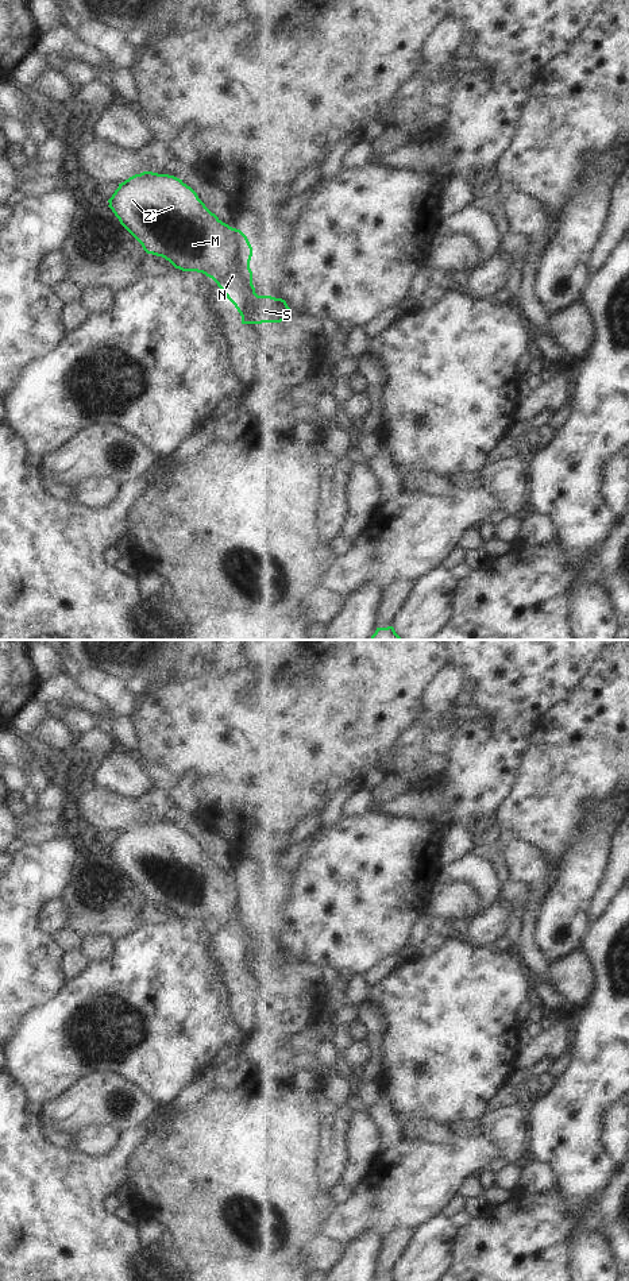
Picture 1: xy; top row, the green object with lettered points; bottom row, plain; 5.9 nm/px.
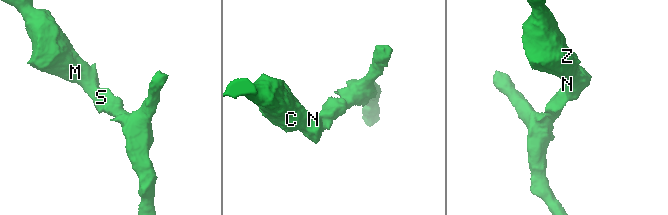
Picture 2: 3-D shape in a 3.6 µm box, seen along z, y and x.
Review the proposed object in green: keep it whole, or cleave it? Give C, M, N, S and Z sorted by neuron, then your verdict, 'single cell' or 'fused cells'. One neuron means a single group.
groups C M N S Z; single cell

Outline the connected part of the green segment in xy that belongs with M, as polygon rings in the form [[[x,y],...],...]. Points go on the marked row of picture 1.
[[[143,171],[119,184],[108,202],[120,224],[147,254],[162,256],[182,271],[212,278],[240,313],[242,324],[281,323],[288,312],[292,313],[285,300],[255,293],[250,269],[252,247],[247,236],[223,223],[182,180]]]

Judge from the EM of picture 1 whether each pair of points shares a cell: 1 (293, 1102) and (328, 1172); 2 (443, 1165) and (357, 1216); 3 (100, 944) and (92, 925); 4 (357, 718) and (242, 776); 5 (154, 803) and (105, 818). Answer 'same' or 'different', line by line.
1: different
2: same
3: different
4: same
5: same

